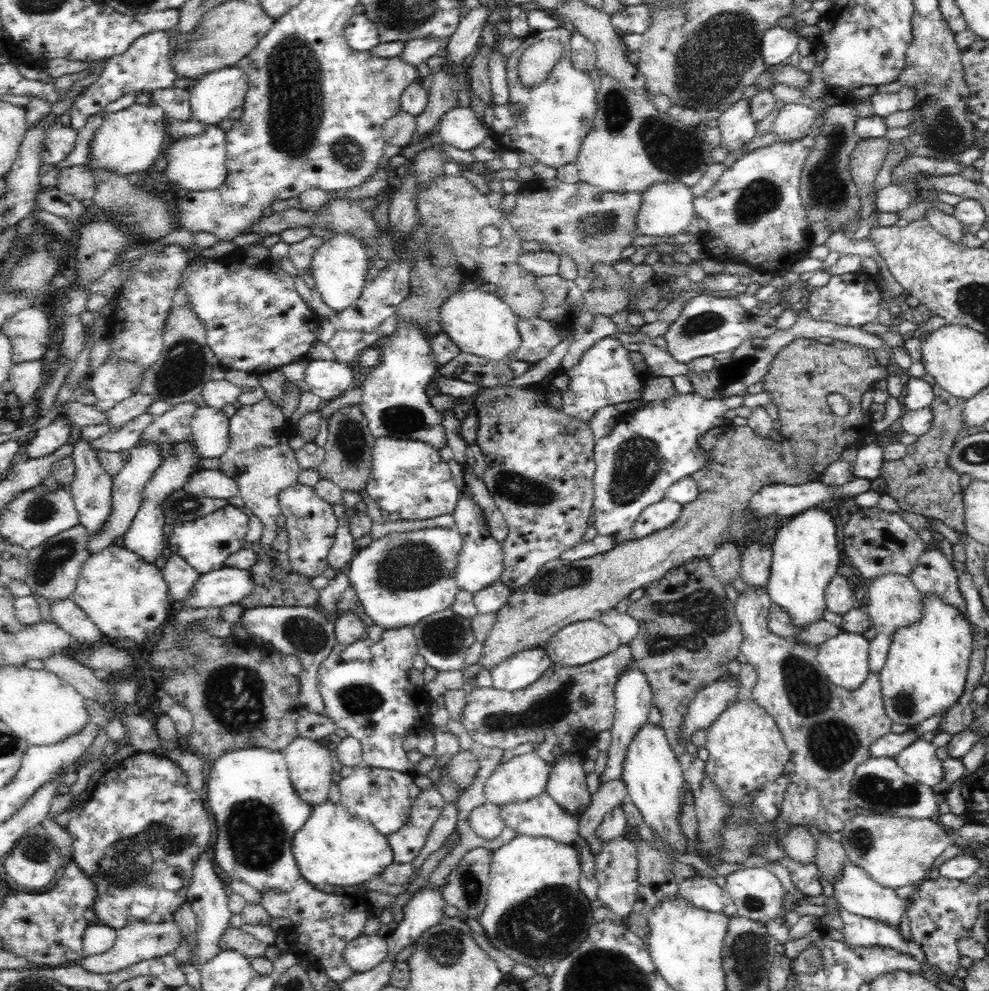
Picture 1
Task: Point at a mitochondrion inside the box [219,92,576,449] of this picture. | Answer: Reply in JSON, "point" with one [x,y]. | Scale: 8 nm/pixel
{"point":[403,420]}

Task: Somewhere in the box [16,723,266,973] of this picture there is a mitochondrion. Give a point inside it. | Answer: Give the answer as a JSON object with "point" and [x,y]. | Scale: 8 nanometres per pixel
{"point":[132,865]}

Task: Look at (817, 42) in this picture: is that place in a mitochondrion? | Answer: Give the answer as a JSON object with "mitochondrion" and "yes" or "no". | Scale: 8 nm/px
{"mitochondrion":"no"}

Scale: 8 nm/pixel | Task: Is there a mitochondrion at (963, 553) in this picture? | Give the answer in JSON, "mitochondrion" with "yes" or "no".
{"mitochondrion":"no"}

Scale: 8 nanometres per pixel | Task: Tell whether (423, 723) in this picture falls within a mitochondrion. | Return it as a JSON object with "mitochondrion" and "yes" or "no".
{"mitochondrion":"no"}

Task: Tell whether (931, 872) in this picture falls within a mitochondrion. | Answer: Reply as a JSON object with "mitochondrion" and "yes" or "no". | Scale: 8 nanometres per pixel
{"mitochondrion":"no"}

